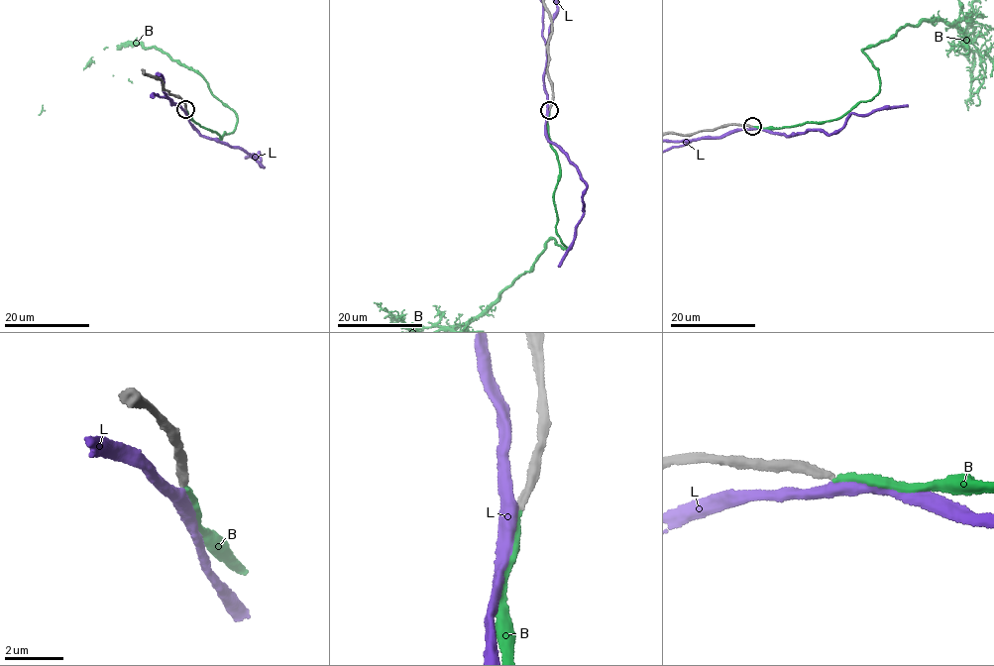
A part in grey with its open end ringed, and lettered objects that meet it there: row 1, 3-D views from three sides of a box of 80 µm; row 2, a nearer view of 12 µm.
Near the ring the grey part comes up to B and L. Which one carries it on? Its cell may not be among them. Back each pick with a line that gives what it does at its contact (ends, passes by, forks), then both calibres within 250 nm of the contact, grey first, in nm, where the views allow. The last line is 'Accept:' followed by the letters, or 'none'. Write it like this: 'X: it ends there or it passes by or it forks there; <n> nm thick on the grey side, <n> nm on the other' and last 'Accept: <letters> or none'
B: it ends there; 240 nm thick on the grey side, 240 nm on the other
Accept: B

